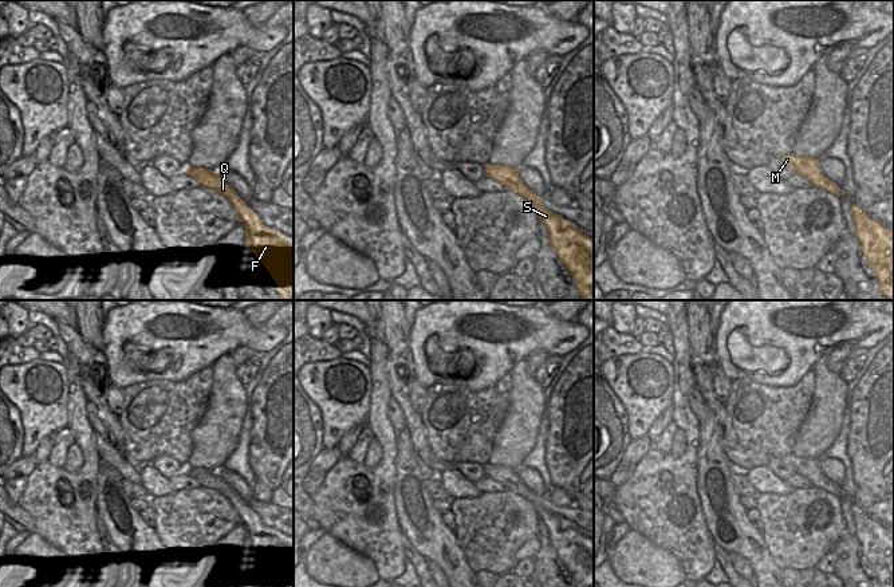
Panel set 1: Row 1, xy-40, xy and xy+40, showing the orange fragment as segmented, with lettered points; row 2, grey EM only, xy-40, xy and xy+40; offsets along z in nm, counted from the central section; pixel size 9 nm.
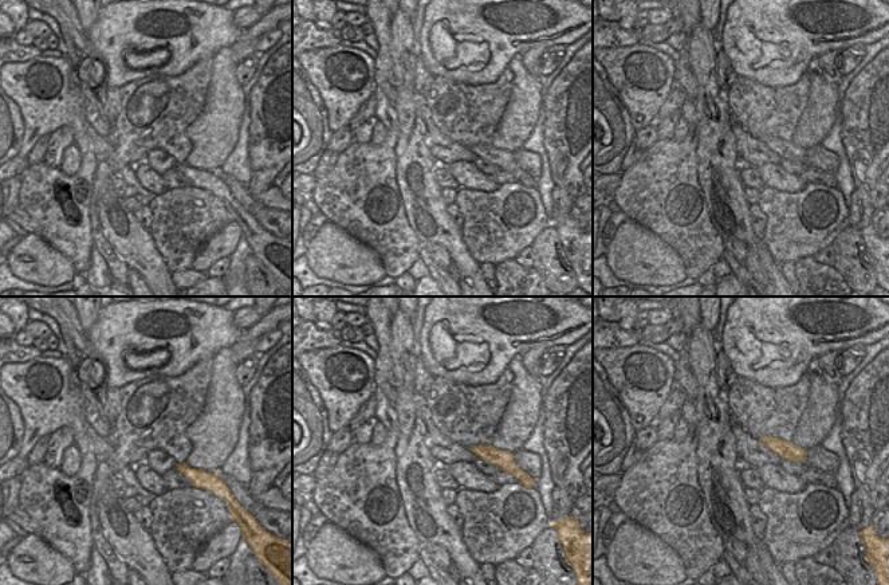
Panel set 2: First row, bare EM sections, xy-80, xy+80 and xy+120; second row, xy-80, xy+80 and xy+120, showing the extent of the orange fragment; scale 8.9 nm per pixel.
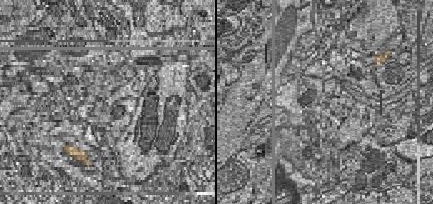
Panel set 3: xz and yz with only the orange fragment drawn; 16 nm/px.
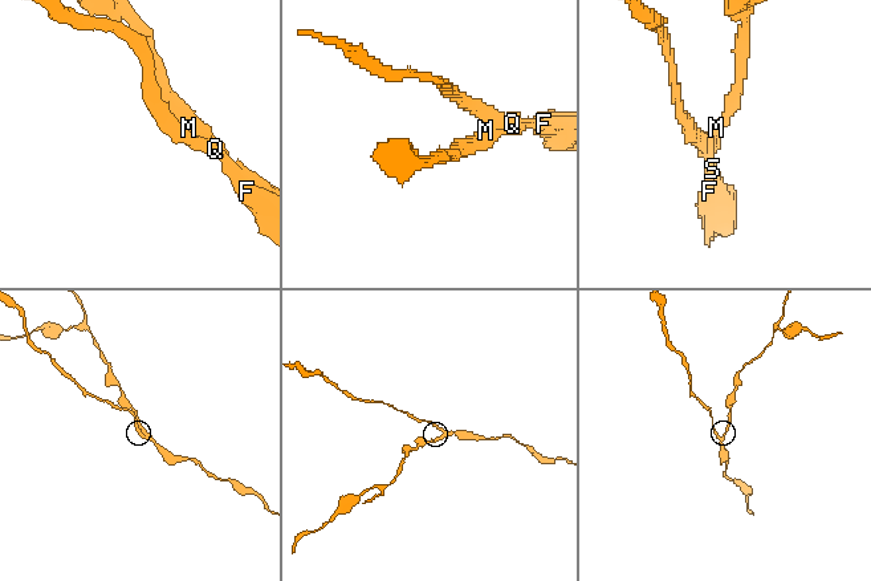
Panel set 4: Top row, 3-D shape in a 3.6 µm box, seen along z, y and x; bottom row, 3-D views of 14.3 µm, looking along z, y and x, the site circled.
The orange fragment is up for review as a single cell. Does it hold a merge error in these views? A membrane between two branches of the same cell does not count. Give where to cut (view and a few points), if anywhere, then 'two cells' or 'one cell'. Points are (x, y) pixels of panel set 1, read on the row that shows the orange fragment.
xy (501, 181), (523, 185) | two cells

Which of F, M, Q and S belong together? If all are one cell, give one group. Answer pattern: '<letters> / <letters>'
F Q S / M

